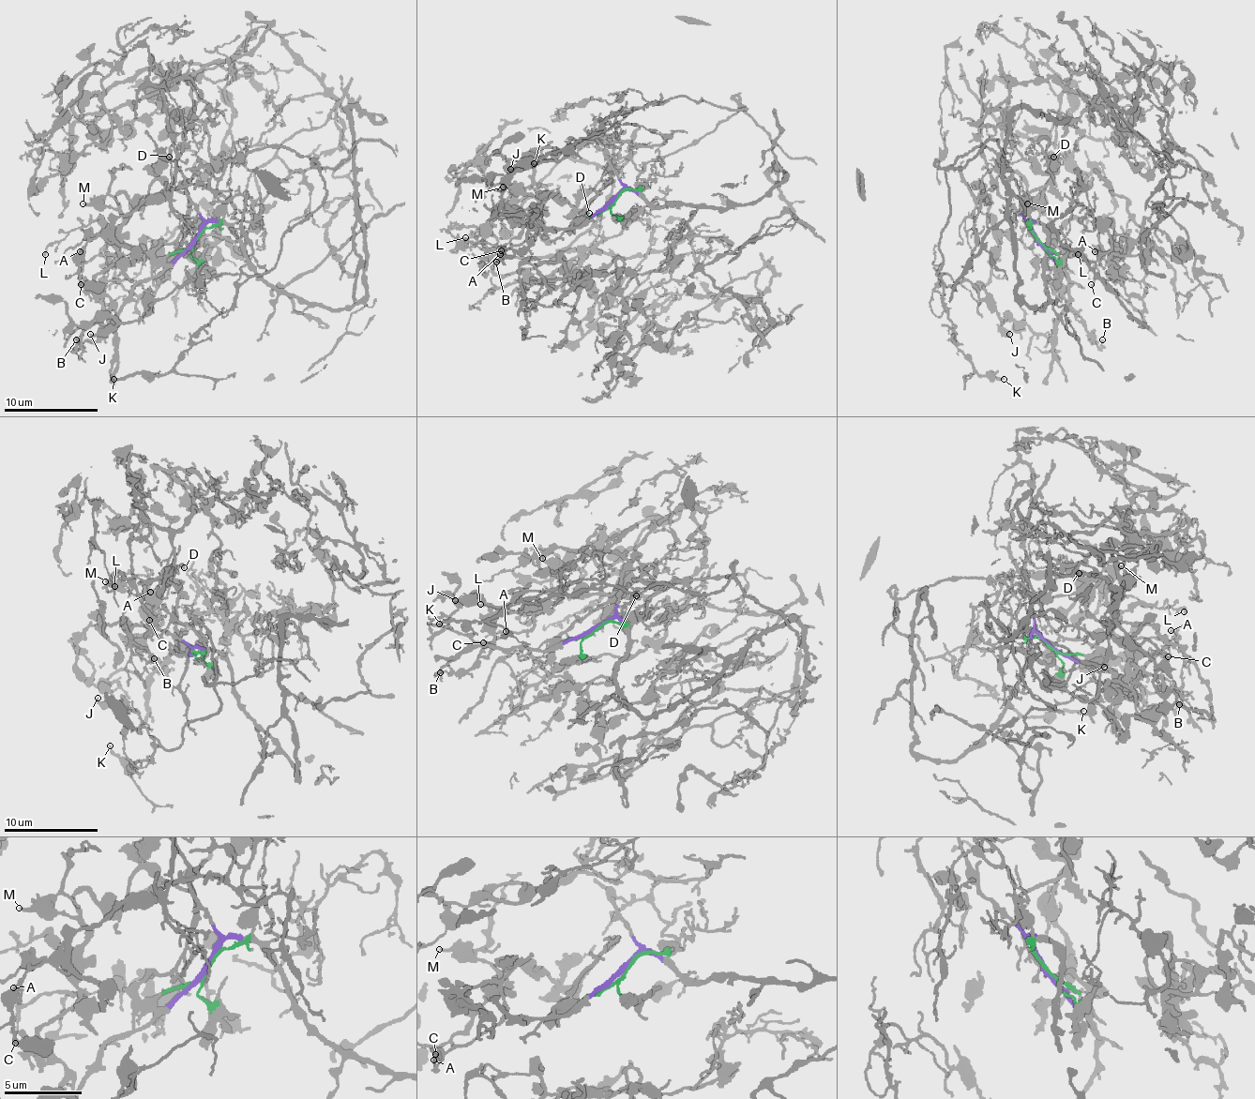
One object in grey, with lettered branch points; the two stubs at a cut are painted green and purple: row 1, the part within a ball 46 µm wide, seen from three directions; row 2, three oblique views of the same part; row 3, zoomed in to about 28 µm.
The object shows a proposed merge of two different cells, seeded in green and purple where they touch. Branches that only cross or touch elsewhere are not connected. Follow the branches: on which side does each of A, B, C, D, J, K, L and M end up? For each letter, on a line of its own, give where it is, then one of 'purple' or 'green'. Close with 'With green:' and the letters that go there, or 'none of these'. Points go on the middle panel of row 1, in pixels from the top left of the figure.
A: place (500, 254); green
B: place (496, 262); green
C: place (501, 250); green
D: place (589, 213); green
J: place (510, 169); green
K: place (534, 163); green
L: place (465, 237); green
M: place (503, 187); green
With green: A, B, C, D, J, K, L, M

